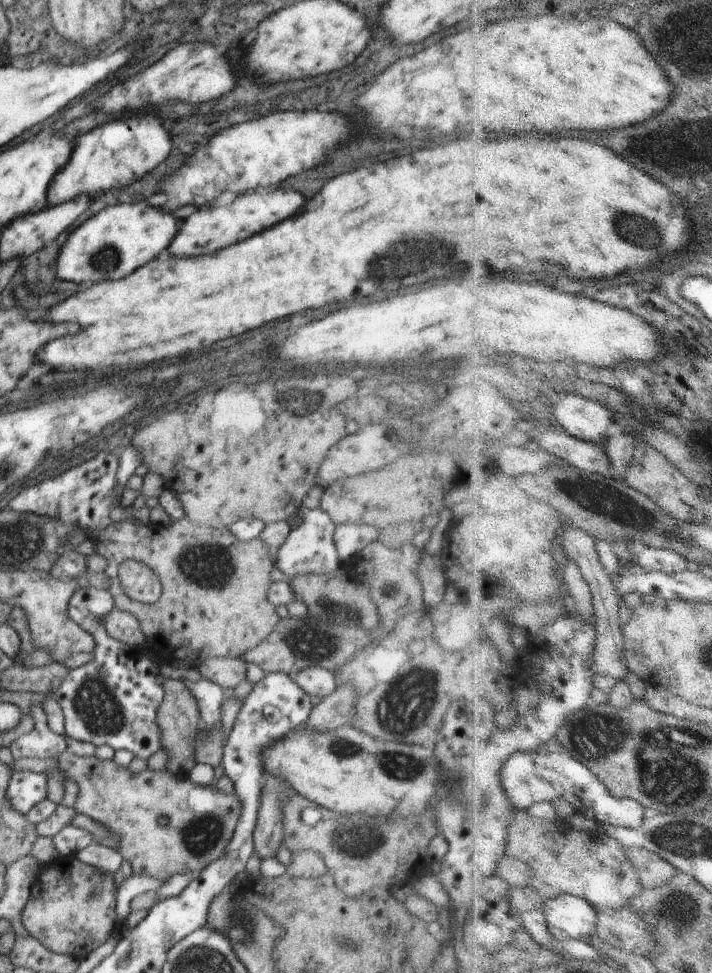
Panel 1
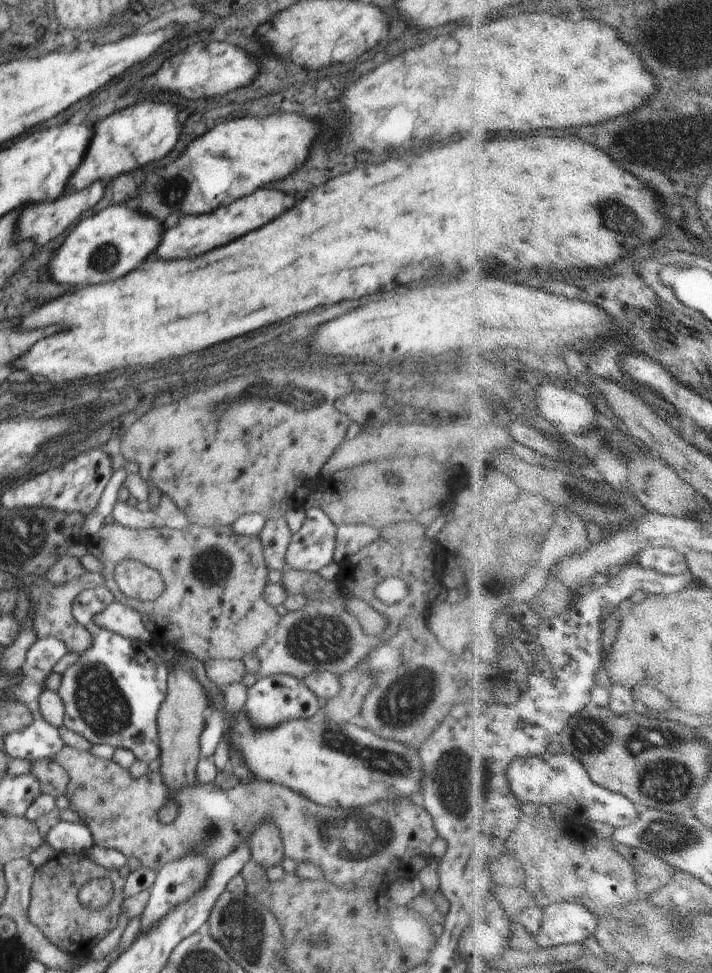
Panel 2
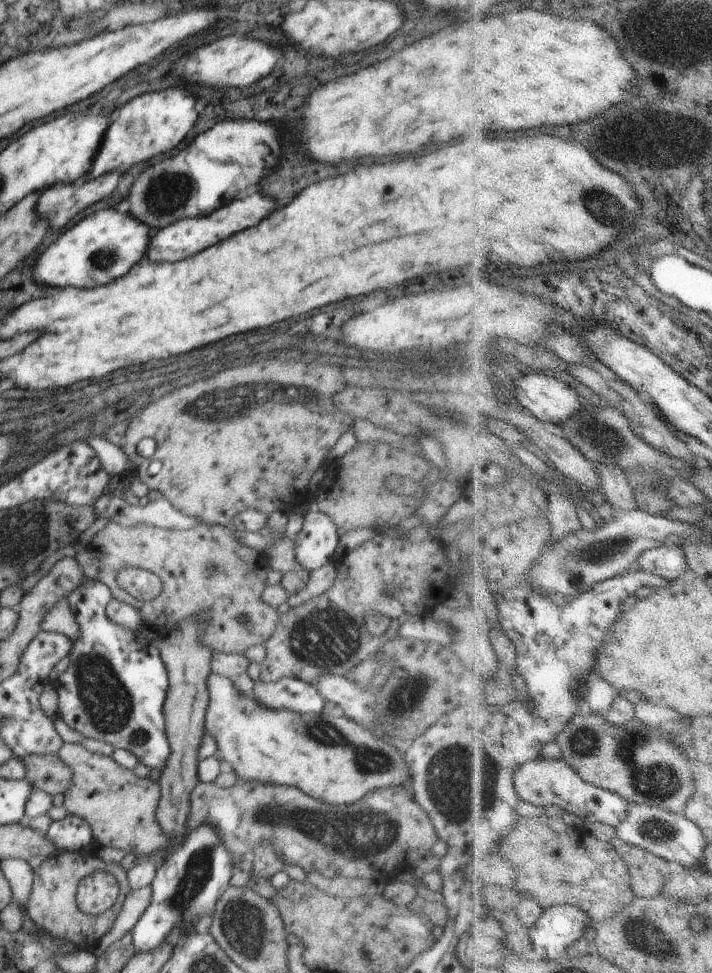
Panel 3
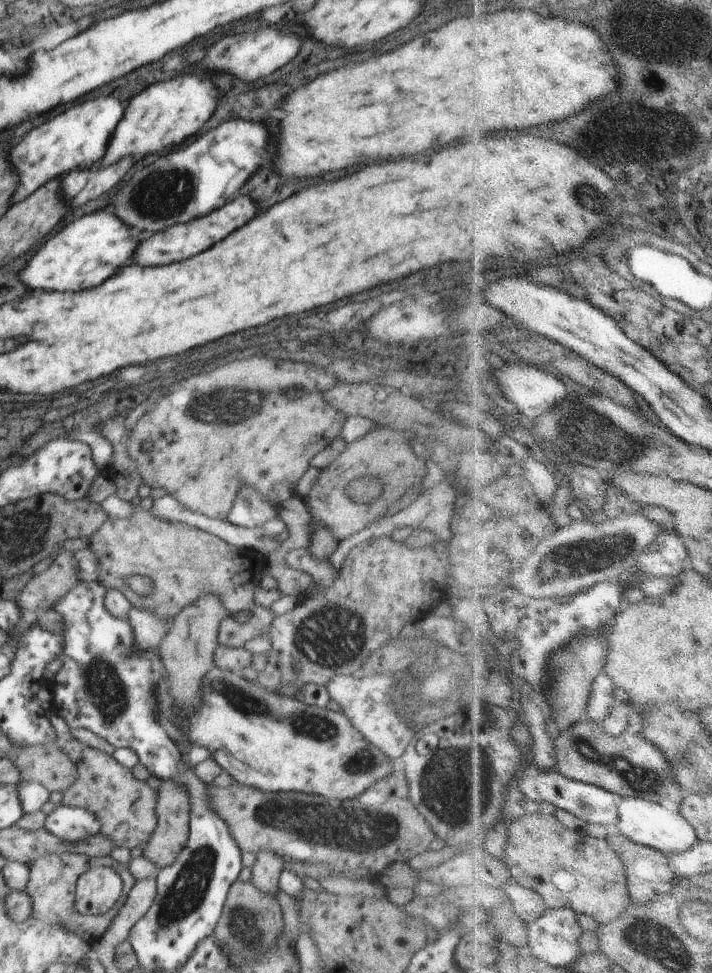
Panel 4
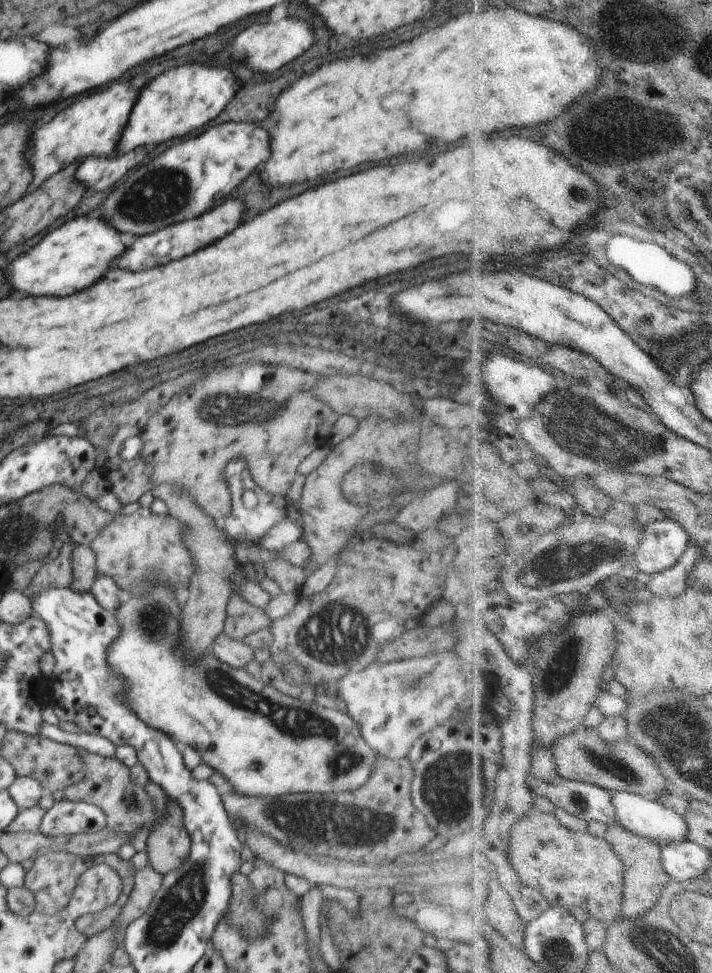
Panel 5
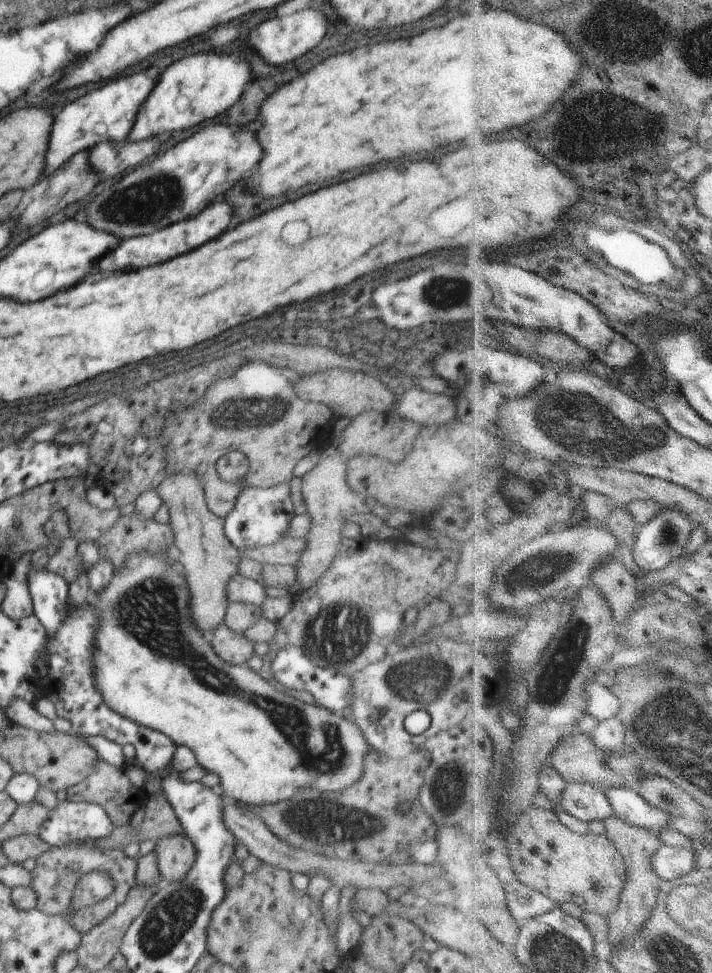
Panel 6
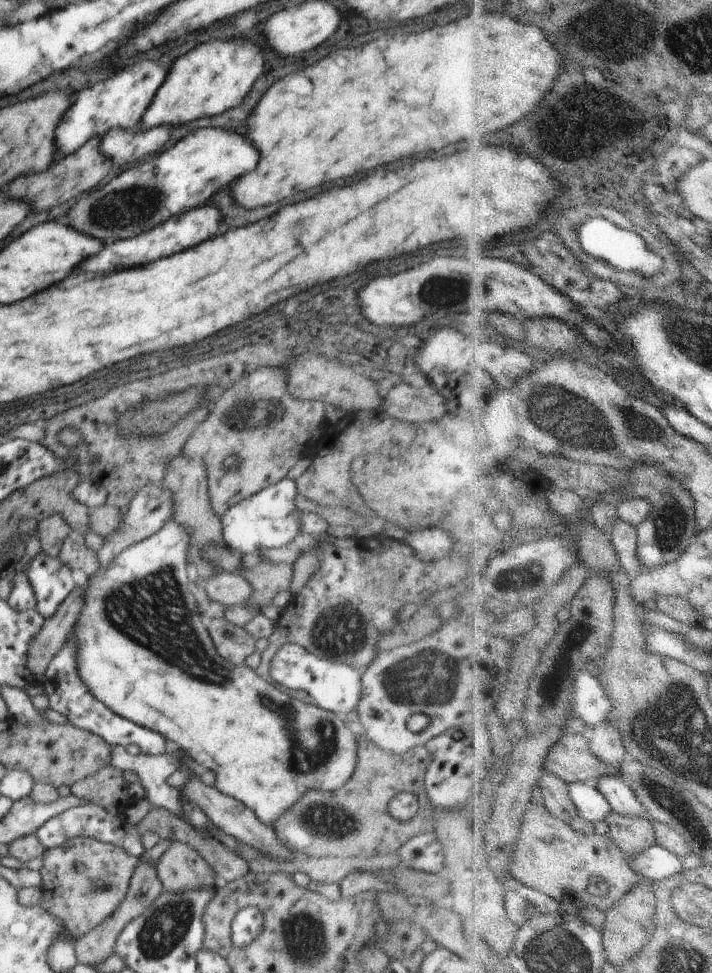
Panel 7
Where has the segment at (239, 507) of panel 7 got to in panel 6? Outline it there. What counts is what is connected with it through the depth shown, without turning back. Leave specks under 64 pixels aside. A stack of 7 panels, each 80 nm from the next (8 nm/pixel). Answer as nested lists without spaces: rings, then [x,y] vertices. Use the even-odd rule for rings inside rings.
[[[290,482],[272,487],[242,485],[231,513],[224,518],[223,529],[227,539],[241,554],[282,540],[288,522],[296,512],[290,498]]]

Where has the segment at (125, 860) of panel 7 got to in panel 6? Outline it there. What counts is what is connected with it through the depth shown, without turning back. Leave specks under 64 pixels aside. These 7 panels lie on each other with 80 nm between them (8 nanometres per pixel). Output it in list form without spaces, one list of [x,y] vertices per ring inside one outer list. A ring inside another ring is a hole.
[[[74,842],[74,844],[54,846],[49,851],[42,853],[37,858],[36,867],[31,870],[31,884],[38,898],[40,899],[38,909],[47,915],[61,915],[66,911],[71,912],[70,901],[81,876],[90,871],[107,872],[115,882],[115,892],[108,901],[100,901],[92,906],[71,912],[73,925],[80,934],[87,933],[103,920],[106,920],[123,903],[135,886],[135,876],[137,873],[136,858],[127,857],[120,849],[99,849],[91,842]]]

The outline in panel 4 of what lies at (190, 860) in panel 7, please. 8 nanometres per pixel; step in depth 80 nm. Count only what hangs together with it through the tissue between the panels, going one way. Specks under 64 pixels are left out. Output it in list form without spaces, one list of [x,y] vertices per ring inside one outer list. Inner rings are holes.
[[[163,780],[156,792],[157,825],[151,834],[150,840],[145,844],[143,855],[151,860],[157,870],[170,866],[185,847],[189,837],[189,820],[191,813],[190,793],[180,784],[173,780]]]

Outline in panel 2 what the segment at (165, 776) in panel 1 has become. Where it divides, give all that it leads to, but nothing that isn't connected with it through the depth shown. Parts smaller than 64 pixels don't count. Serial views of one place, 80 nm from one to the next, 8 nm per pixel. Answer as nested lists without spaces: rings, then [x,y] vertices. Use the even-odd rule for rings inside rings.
[[[66,744],[55,754],[54,760],[69,774],[66,795],[71,802],[70,808],[83,818],[95,844],[104,848],[115,848],[127,859],[134,856],[140,860],[142,867],[153,870],[155,874],[165,864],[188,857],[191,853],[203,855],[212,862],[226,858],[246,837],[250,838],[262,820],[272,821],[281,829],[284,856],[296,862],[309,861],[310,864],[321,865],[325,874],[330,872],[330,864],[334,864],[334,860],[342,860],[342,856],[338,855],[338,848],[365,858],[388,847],[392,838],[390,824],[434,824],[434,819],[430,820],[430,816],[426,816],[426,812],[418,808],[418,801],[414,802],[414,808],[402,808],[402,812],[399,812],[396,805],[377,805],[372,809],[346,811],[316,804],[278,783],[260,784],[258,779],[245,784],[239,782],[230,790],[223,790],[212,783],[203,785],[194,782],[177,791],[171,791],[158,769],[151,769],[140,778],[134,779],[128,769],[122,768],[113,759],[96,757],[88,751],[82,752]],[[169,799],[175,799],[180,806],[180,813],[175,822],[164,824],[159,820],[159,810]]]

